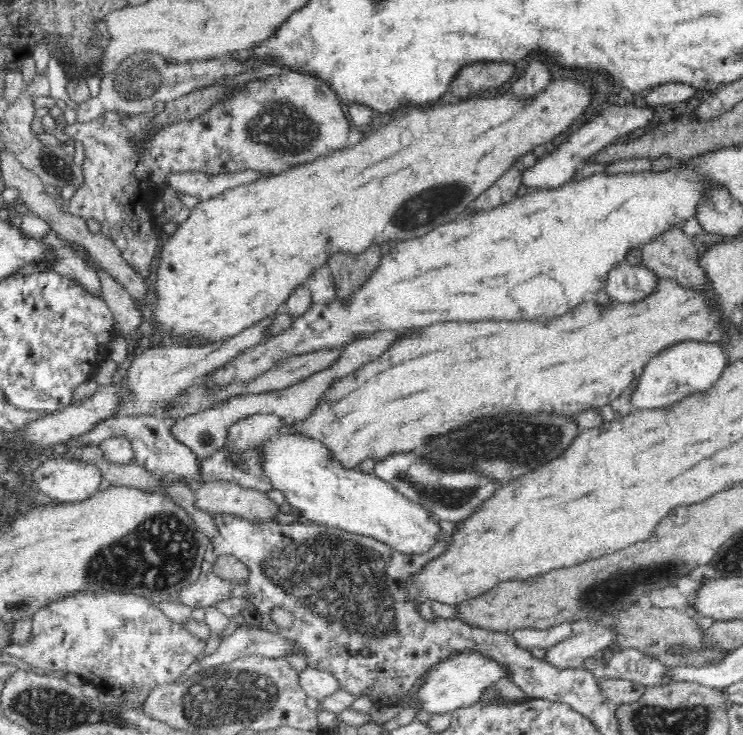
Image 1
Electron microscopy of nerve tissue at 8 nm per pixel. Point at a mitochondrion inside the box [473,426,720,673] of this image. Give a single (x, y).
(604, 595)

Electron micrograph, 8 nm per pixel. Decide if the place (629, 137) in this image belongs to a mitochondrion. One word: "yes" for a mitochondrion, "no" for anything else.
no

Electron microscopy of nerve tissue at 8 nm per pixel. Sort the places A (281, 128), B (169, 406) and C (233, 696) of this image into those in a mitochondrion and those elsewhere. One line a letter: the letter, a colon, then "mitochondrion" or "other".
A: mitochondrion
B: other
C: mitochondrion

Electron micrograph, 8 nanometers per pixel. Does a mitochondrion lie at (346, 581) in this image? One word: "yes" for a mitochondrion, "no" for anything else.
yes

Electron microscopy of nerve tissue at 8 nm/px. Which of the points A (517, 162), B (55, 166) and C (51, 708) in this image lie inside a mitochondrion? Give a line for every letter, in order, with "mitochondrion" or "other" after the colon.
A: other
B: mitochondrion
C: mitochondrion

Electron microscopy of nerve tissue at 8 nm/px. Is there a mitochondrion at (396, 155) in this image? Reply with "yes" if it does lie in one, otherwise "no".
no

